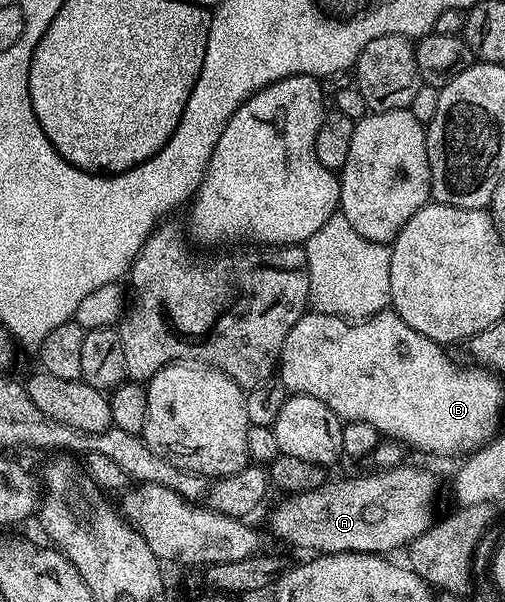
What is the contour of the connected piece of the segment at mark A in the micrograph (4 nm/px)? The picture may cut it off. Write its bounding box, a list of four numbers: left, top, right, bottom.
[271,464,437,554]

